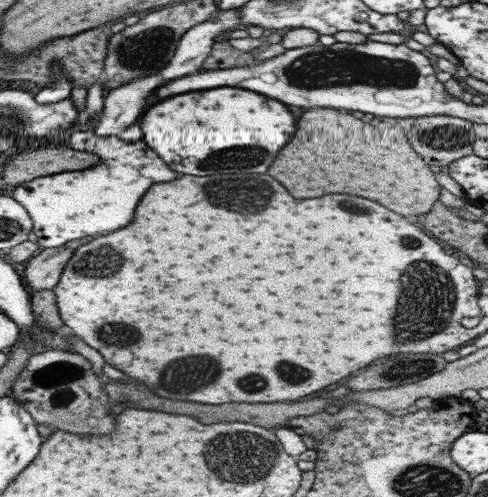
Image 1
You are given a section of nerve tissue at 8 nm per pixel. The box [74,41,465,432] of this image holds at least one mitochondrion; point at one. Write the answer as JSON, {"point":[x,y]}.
{"point":[419,313]}

